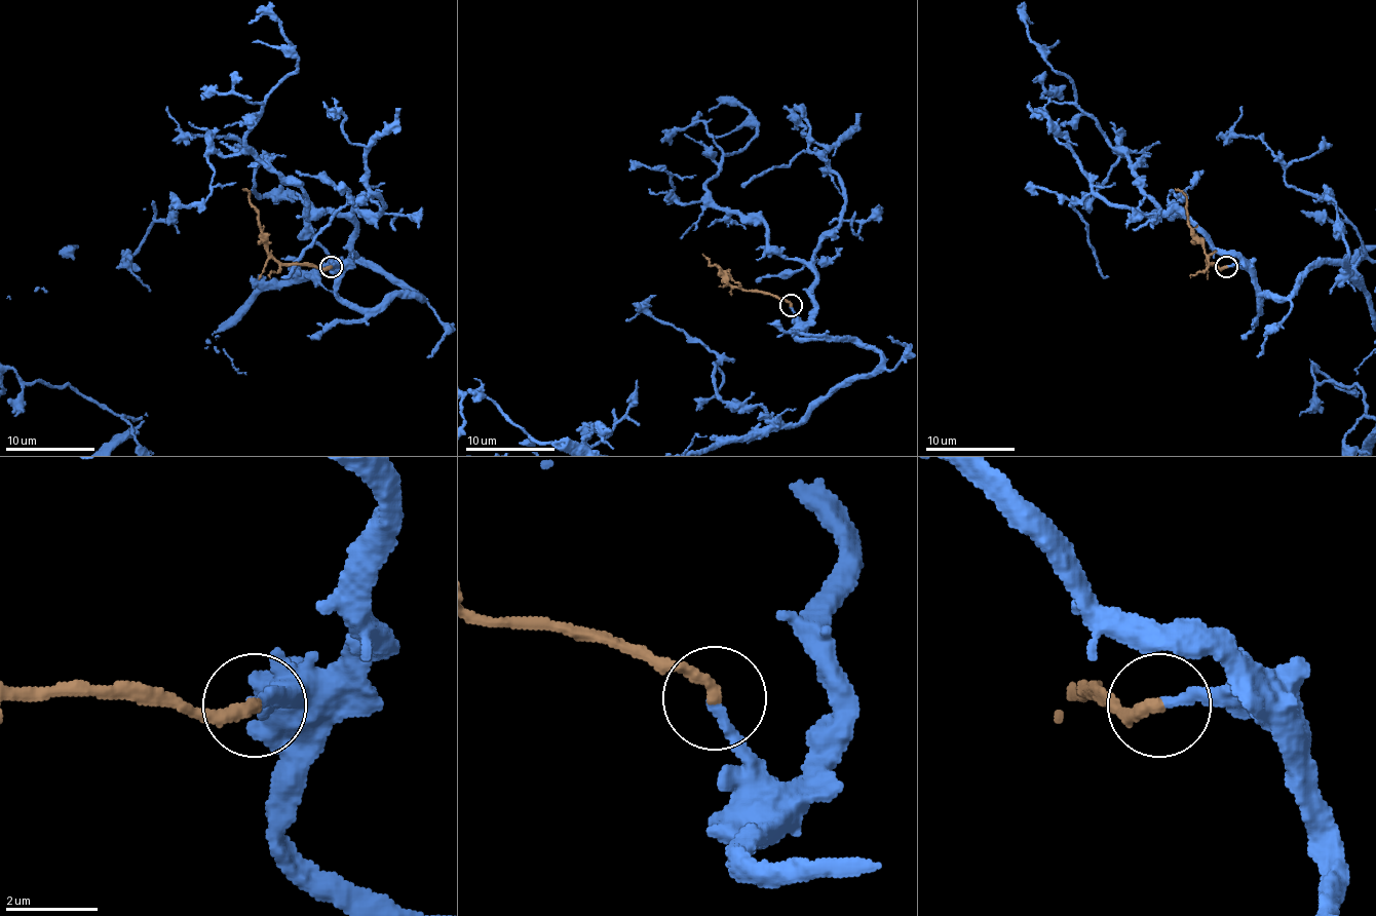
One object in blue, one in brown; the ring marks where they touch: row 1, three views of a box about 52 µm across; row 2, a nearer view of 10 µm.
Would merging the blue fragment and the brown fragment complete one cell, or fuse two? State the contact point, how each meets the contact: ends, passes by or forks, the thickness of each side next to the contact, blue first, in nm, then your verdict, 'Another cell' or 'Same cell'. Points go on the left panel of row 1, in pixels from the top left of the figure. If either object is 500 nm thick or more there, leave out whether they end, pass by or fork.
Place: (331, 267). At the ring blue ends. At the ring brown ends. Thickness 240 nm (blue) against 280 nm. Same cell

